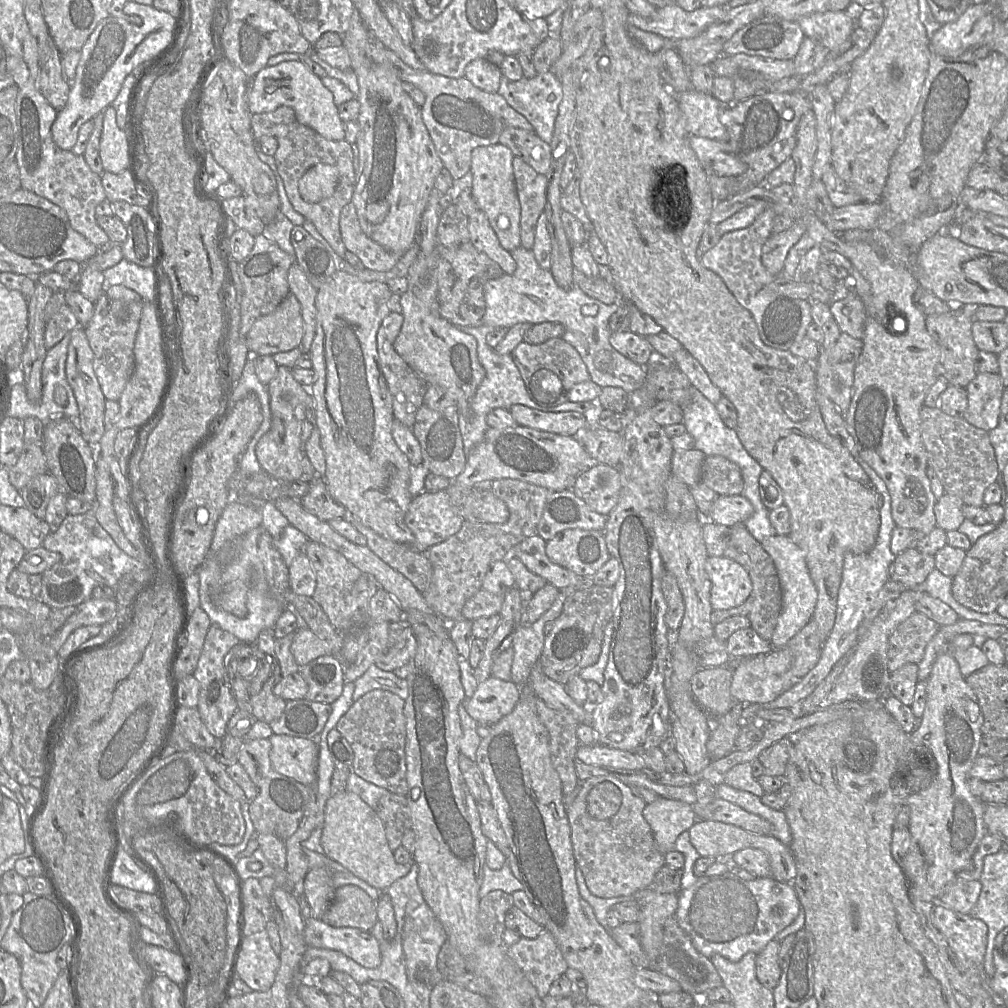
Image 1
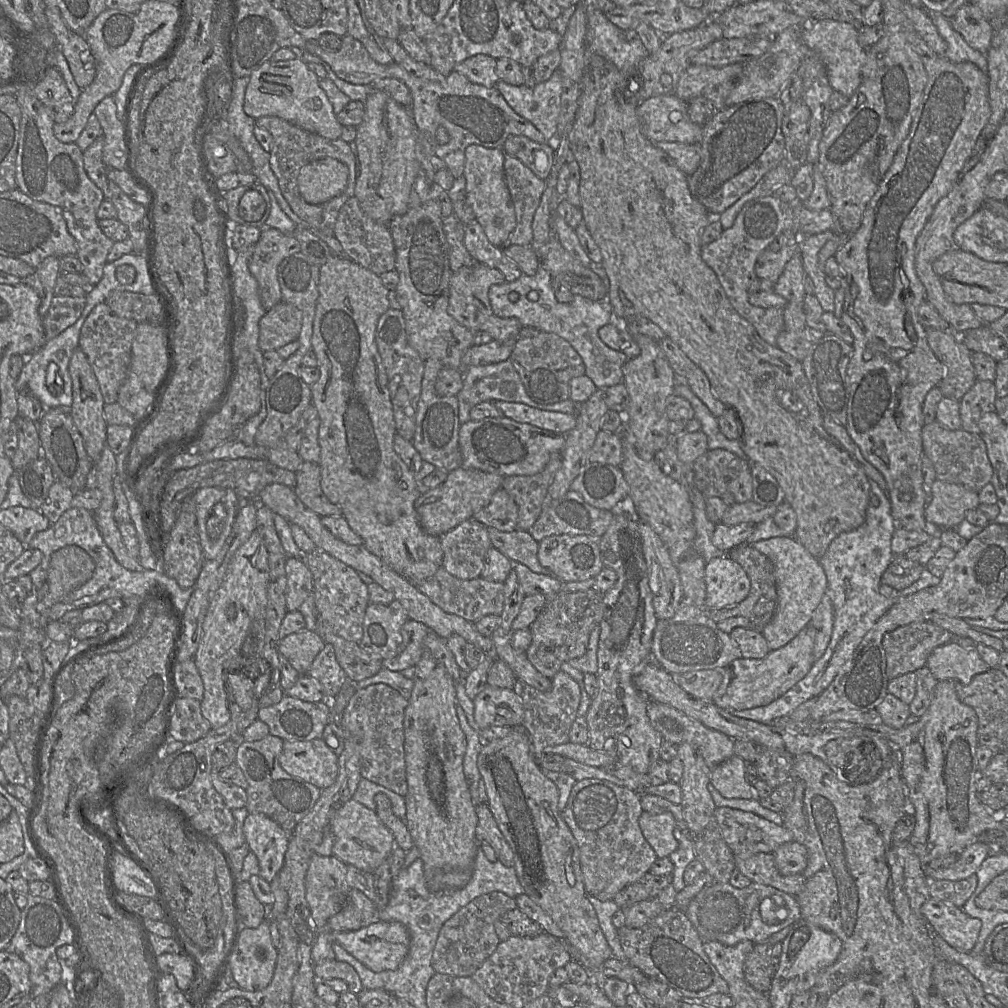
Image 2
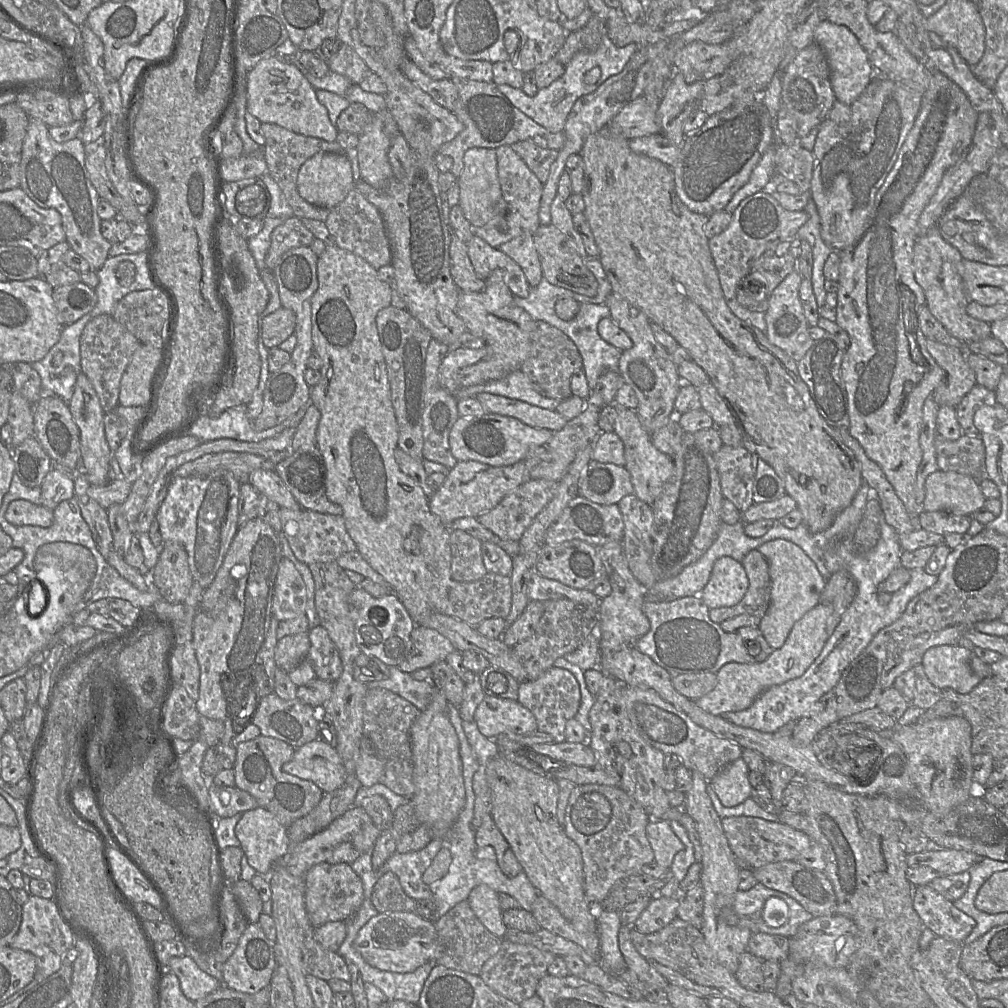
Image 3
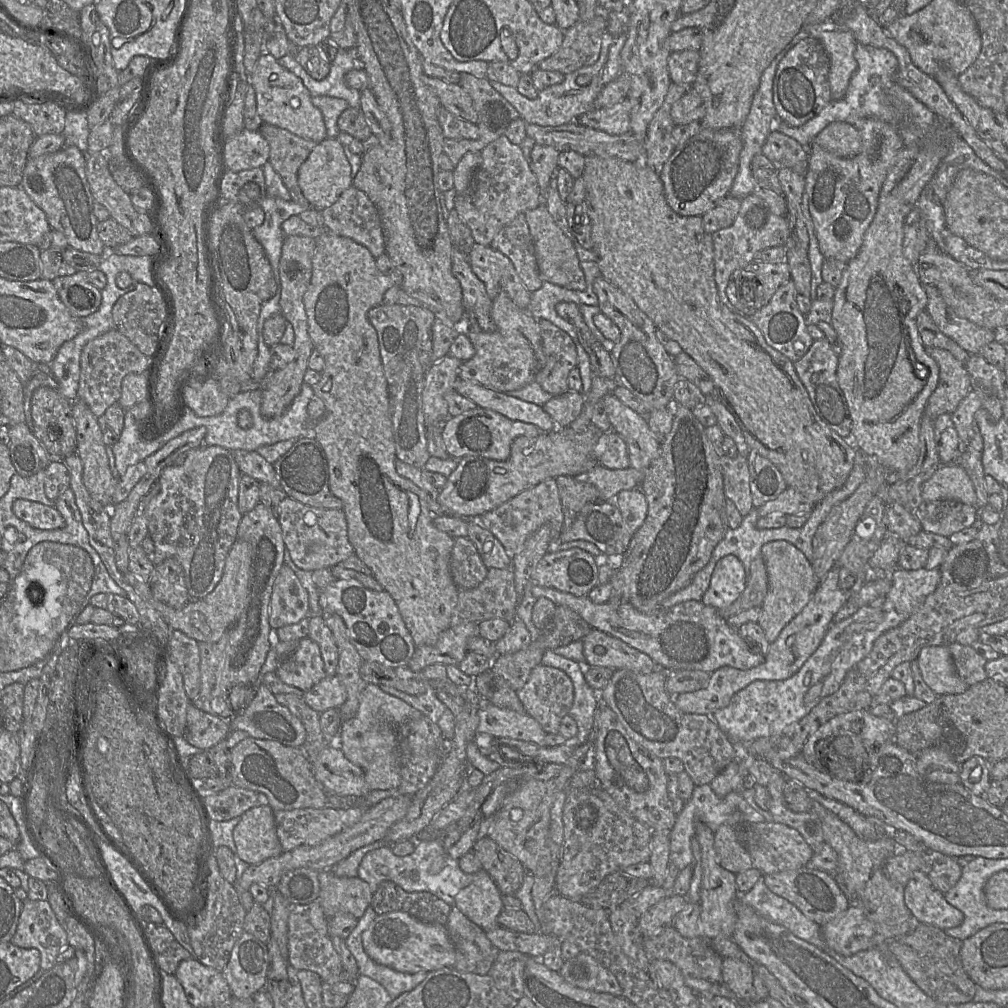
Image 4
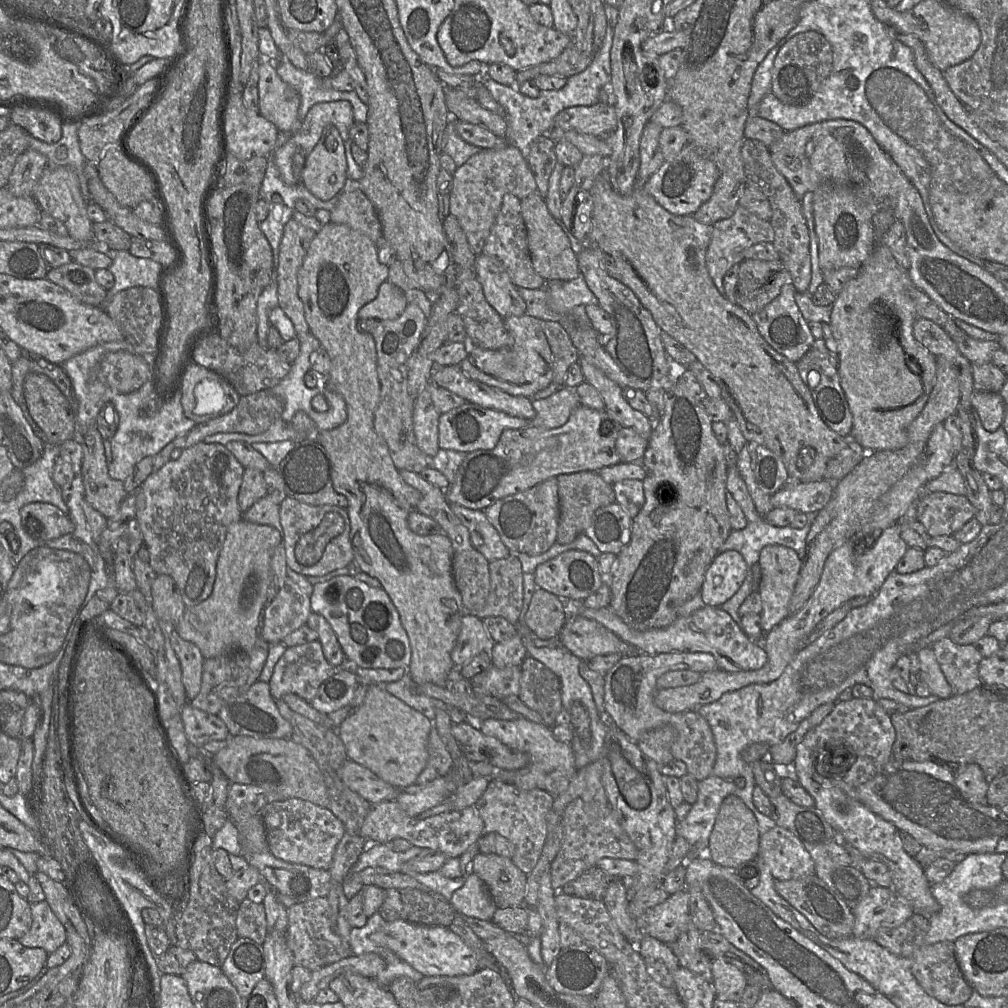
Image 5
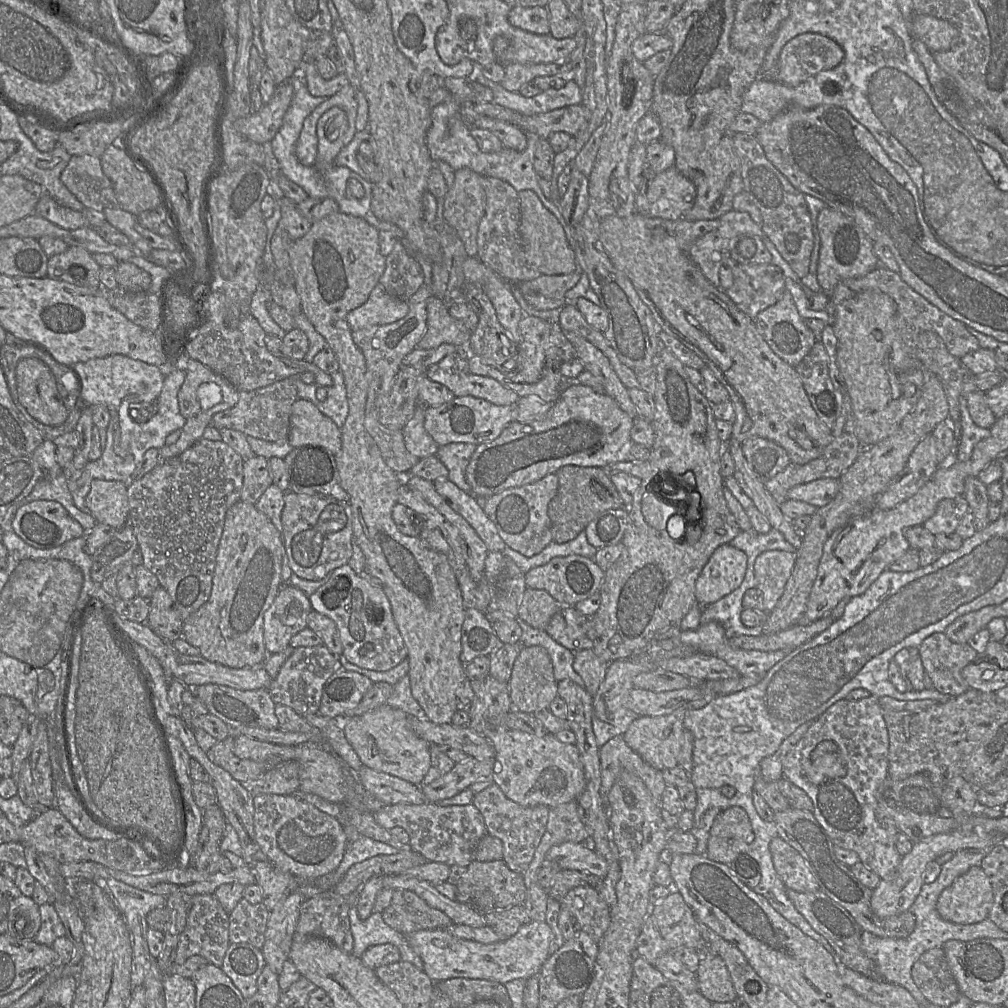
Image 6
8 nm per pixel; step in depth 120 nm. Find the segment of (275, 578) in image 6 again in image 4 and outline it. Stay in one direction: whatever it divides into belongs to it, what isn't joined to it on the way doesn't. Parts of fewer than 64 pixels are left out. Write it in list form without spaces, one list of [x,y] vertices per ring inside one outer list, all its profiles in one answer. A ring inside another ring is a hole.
[[[237,539],[228,553],[221,579],[214,590],[200,600],[190,600],[181,609],[174,609],[157,600],[149,584],[132,572],[124,575],[136,592],[160,614],[171,629],[179,630],[197,642],[214,643],[236,623],[248,603],[250,566],[250,546],[247,542]]]

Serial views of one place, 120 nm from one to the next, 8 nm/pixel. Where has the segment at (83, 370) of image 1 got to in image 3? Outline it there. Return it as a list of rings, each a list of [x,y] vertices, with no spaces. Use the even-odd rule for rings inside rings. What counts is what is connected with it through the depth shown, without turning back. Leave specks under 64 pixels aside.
[[[80,372],[77,376],[74,394],[69,401],[69,411],[80,432],[82,473],[92,486],[105,484],[108,479],[110,449],[105,437],[104,414],[98,395],[87,376]]]

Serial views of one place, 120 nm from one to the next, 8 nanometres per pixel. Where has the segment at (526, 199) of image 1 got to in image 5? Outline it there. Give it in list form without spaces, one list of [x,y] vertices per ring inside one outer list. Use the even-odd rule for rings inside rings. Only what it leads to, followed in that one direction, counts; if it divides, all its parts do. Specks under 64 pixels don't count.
[[[506,144],[481,149],[453,174],[453,186],[449,193],[449,214],[457,218],[472,251],[479,255],[500,211],[503,196],[513,194],[521,200],[535,192],[537,185],[533,173],[518,148]]]

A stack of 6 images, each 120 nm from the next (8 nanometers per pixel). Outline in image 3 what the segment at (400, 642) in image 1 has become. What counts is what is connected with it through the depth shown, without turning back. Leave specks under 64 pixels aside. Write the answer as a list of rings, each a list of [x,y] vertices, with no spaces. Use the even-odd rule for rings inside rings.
[[[415,625],[411,635],[412,649],[398,669],[412,673],[421,668],[431,667],[434,663],[446,660],[455,651],[453,644],[435,629]]]

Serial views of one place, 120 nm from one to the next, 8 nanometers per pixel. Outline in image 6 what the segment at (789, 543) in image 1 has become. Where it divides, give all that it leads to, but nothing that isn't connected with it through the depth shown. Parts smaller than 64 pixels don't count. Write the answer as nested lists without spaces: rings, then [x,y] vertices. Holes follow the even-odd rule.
[[[770,550],[761,553],[754,563],[756,587],[762,592],[765,614],[769,613],[783,594],[796,562],[796,552]]]

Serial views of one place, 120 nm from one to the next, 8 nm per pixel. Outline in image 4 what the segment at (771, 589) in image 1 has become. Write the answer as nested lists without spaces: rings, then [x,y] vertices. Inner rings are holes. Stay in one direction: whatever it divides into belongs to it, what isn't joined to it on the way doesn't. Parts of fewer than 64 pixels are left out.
[[[762,556],[750,565],[750,576],[742,594],[728,607],[719,610],[719,614],[728,619],[743,610],[761,607],[768,589],[768,575]]]

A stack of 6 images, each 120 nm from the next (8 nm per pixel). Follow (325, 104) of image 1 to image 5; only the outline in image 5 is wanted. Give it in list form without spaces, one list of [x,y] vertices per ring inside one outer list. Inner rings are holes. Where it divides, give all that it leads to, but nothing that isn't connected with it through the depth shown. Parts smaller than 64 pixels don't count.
[[[260,54],[259,65],[259,113],[283,134],[293,134],[302,125],[298,117],[300,96],[278,75],[270,58]]]

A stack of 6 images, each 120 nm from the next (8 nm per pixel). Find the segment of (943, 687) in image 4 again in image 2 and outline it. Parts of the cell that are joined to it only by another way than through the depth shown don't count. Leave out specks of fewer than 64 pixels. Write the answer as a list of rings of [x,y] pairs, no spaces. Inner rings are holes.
[[[956,639],[935,648],[926,665],[938,681],[952,680],[963,685],[990,669],[976,648],[966,649]]]

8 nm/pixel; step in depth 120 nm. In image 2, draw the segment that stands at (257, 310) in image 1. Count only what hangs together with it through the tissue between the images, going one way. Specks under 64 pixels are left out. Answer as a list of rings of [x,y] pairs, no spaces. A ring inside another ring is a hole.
[[[276,228],[262,229],[259,240],[249,261],[249,271],[259,286],[259,296],[263,308],[268,311],[282,300],[278,280],[278,266],[285,258],[300,252],[300,244],[294,234],[285,234]]]

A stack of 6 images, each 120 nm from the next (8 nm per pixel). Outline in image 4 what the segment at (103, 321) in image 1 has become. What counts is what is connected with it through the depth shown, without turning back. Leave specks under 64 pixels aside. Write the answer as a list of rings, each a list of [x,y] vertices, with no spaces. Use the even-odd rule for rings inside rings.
[[[117,329],[89,341],[80,357],[80,380],[78,399],[85,402],[98,418],[106,409],[117,403],[121,397],[123,378],[129,373],[143,373],[148,366],[149,357],[144,355],[126,336]]]

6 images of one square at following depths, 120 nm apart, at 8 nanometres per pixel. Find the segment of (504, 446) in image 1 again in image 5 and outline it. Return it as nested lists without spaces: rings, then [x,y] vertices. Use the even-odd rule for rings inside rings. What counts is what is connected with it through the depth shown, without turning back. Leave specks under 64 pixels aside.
[[[466,402],[439,417],[438,444],[443,450],[455,450],[470,453],[476,450],[493,449],[506,429],[521,429],[530,425],[530,421],[510,416],[504,412],[487,409],[480,405]]]

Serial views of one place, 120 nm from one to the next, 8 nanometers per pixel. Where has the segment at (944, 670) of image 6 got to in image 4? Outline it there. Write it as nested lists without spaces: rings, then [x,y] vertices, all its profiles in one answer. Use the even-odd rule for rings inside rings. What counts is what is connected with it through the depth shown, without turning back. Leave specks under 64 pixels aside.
[[[957,642],[948,645],[958,676],[969,687],[987,678],[985,664],[988,662],[972,646]]]

